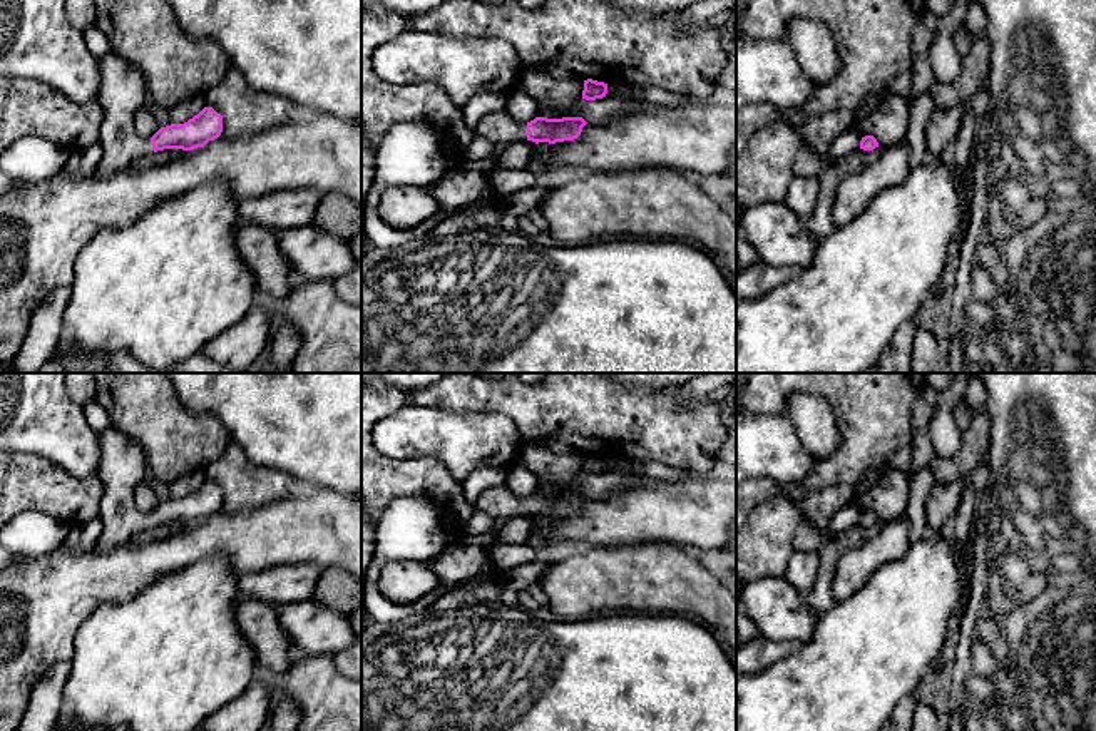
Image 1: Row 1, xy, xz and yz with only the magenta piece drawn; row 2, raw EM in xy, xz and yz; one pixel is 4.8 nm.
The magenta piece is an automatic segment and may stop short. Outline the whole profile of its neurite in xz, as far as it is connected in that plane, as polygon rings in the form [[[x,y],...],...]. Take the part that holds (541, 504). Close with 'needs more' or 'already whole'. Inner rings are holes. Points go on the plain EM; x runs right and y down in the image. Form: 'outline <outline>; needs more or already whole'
outline [[[500,485],[495,488],[484,490],[479,497],[477,509],[485,512],[494,520],[510,519],[515,515],[556,519],[577,514],[586,498],[587,497],[582,492],[535,492],[527,498],[519,498],[507,485]]]; needs more

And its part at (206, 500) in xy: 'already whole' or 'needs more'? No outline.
needs more

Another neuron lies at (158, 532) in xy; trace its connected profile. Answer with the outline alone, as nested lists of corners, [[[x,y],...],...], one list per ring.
[[[164,524],[151,527],[147,530],[136,532],[132,540],[134,544],[147,544],[171,535],[181,524]]]

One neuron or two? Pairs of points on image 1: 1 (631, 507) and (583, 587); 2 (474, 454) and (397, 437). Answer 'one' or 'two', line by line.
1: two
2: one

